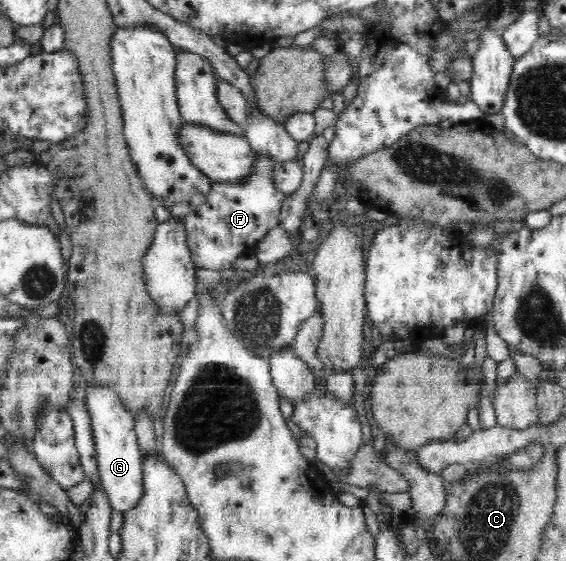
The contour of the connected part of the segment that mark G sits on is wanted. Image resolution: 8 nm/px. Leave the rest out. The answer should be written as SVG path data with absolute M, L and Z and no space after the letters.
M87 385L85 410L91 421L99 479L113 510L126 513L143 497L143 459L135 433L134 414L116 397L116 390Z

